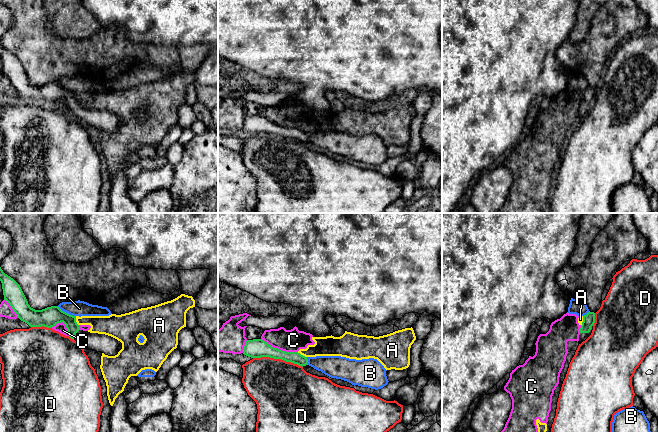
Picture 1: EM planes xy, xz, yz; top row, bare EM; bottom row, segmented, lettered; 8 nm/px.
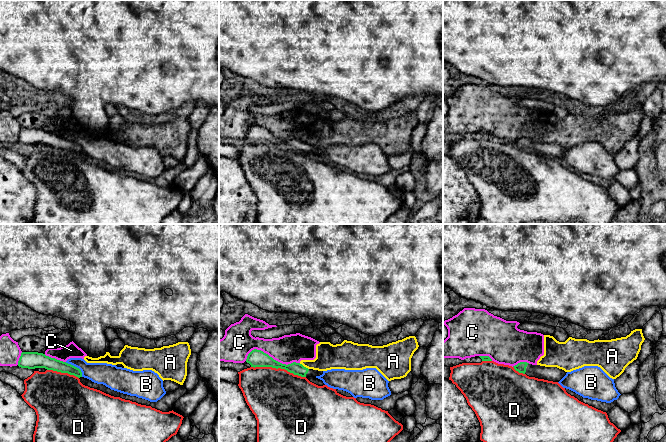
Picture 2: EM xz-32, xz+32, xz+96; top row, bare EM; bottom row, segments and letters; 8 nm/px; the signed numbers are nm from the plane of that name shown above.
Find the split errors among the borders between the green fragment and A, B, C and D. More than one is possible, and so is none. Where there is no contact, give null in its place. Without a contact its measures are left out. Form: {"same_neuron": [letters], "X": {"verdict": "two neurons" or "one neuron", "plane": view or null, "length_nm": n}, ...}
{"same_neuron": [], "A": {"verdict": "two neurons", "plane": "xy", "length_nm": 80}, "B": {"verdict": "two neurons", "plane": "xy", "length_nm": 170}, "C": {"verdict": "two neurons", "plane": "xz", "length_nm": 320}, "D": {"verdict": "two neurons", "plane": "xz", "length_nm": 400}}

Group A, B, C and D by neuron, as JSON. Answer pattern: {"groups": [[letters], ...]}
{"groups": [["A", "C"], ["B"], ["D"]]}

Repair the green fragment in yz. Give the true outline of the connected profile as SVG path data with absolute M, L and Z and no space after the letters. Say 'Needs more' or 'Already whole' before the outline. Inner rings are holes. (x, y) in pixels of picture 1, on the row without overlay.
Needs more. M588 88L586 91L583 92L583 98L580 104L580 111L579 111L579 120L585 117L592 109L593 101L595 99L595 89Z

